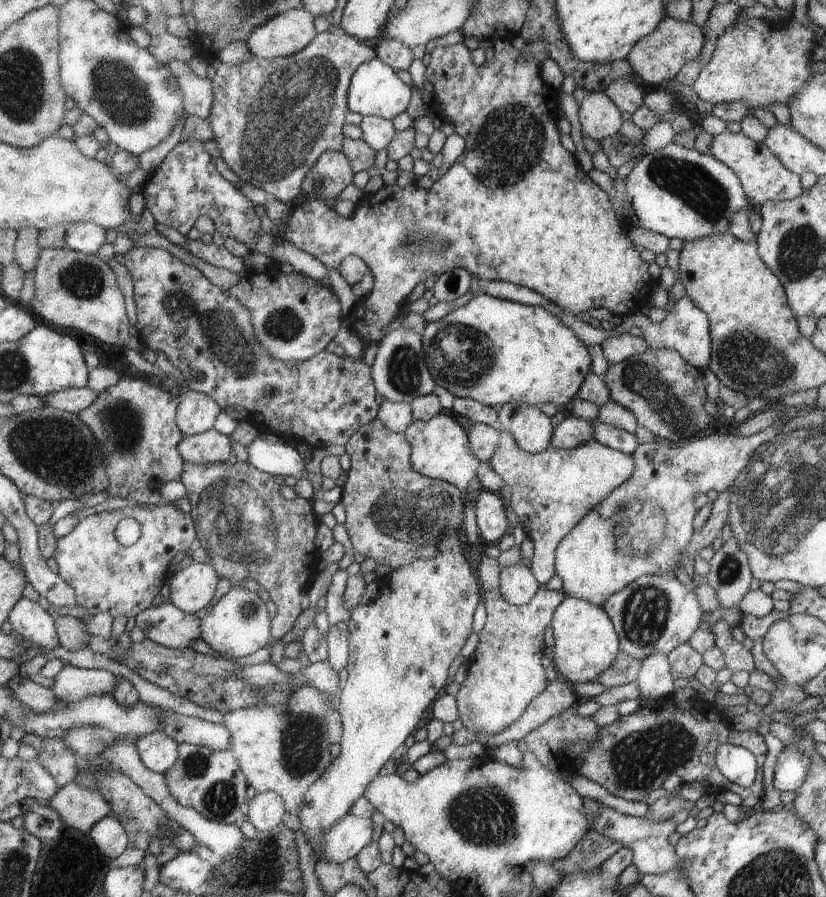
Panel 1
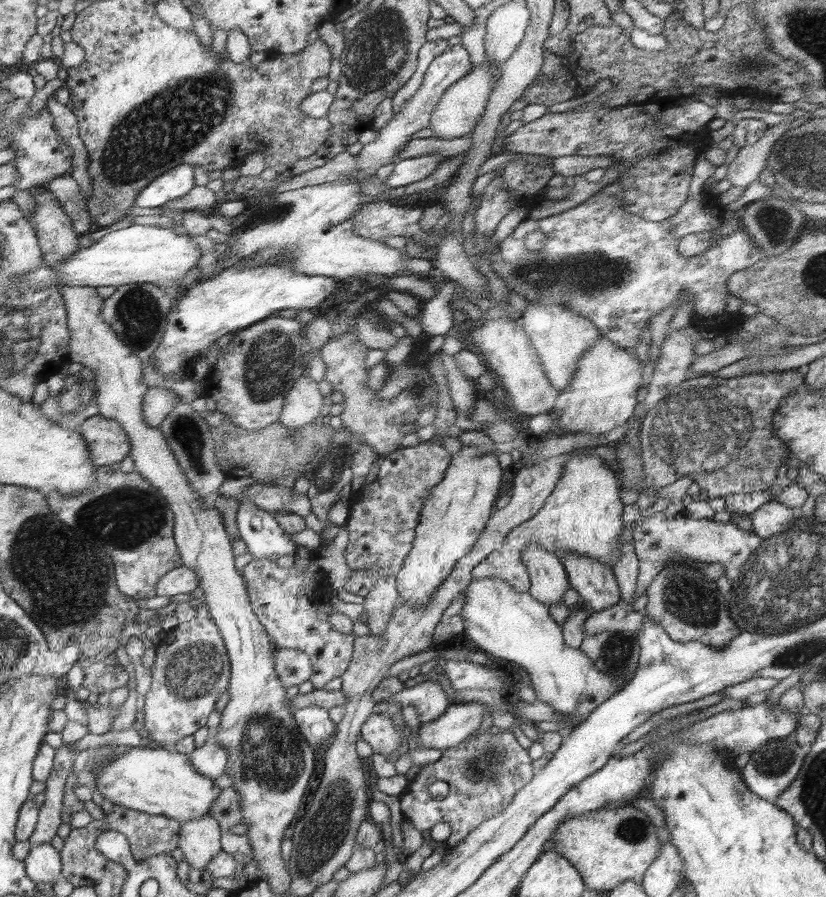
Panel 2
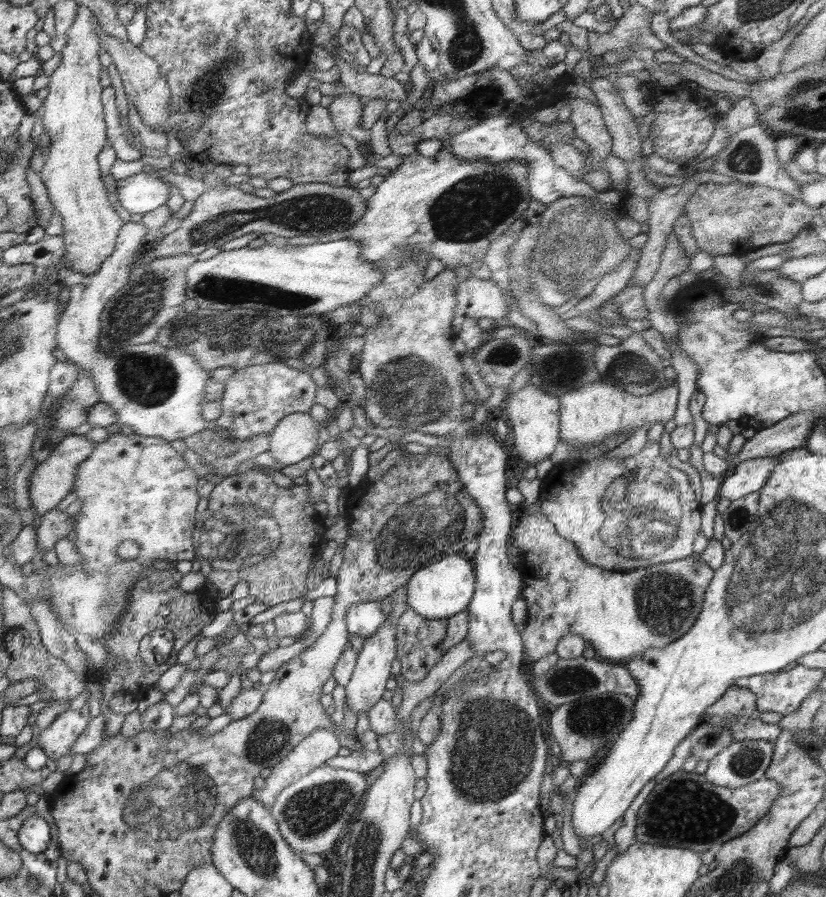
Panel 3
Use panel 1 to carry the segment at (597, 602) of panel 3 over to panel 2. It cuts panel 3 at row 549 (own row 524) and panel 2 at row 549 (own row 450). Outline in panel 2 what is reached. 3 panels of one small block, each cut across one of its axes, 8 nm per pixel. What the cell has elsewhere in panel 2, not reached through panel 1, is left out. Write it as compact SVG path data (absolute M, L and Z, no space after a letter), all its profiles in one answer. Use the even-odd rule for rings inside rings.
M583 452L573 454L563 466L563 474L557 480L554 491L546 499L543 507L532 518L509 530L503 540L503 546L494 549L494 552L488 554L481 563L478 563L478 566L472 569L471 575L473 578L496 577L510 583L517 591L528 593L531 587L530 572L526 564L523 563L521 556L523 555L523 548L529 542L537 542L546 552L550 552L560 559L569 550L569 552L575 552L578 556L597 560L612 568L615 560L619 558L619 550L615 548L621 542L621 534L623 534L623 526L625 526L622 520L622 510L625 503L621 500L620 492L618 478L614 471L605 464L604 460L598 458L595 454L584 454Z

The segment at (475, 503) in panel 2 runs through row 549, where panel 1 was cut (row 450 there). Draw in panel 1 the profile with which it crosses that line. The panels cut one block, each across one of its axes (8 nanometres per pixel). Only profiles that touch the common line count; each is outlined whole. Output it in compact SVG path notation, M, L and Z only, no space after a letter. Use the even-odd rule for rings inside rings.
M439 414L428 422L414 419L404 434L412 445L413 469L417 470L418 474L450 483L460 489L476 480L481 459L473 453L466 430L452 416Z

